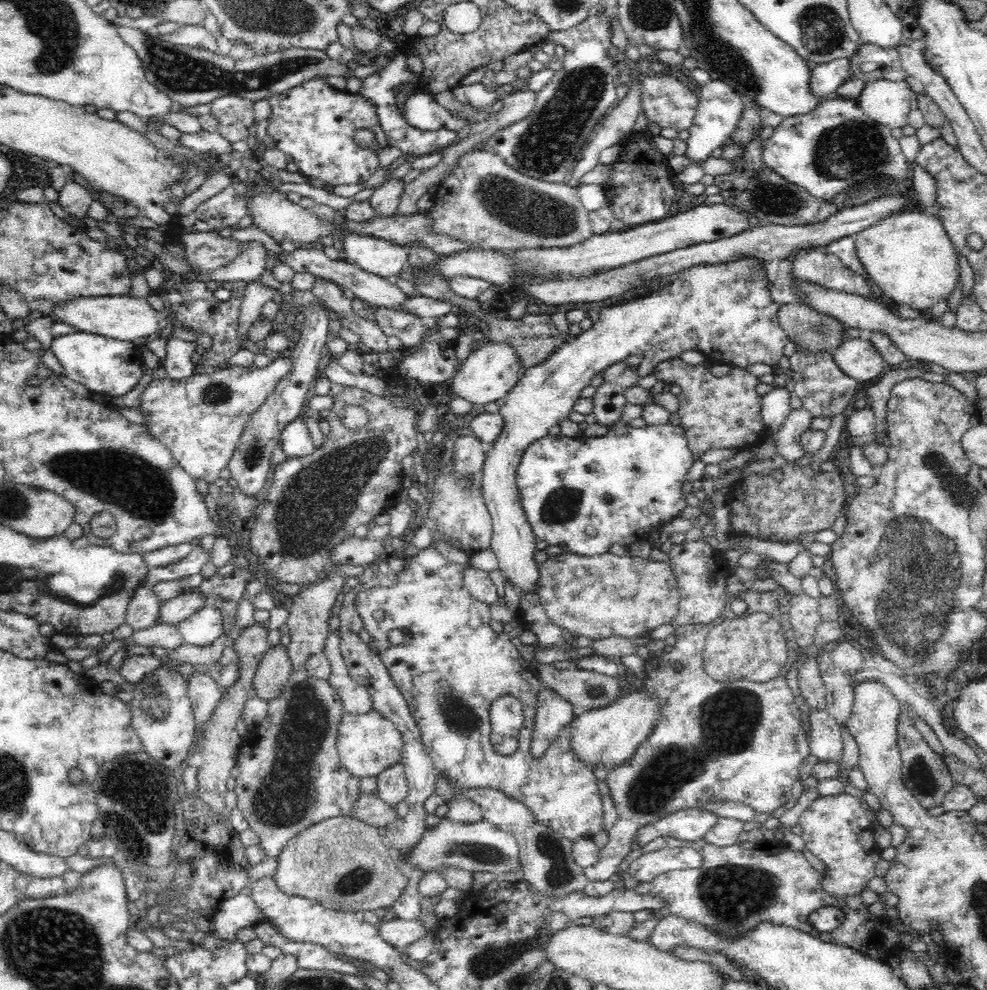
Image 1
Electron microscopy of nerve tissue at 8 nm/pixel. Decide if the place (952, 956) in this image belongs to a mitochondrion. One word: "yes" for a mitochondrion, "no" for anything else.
no

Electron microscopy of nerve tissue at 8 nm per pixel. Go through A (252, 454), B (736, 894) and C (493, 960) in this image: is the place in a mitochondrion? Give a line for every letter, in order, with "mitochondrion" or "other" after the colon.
A: mitochondrion
B: mitochondrion
C: mitochondrion

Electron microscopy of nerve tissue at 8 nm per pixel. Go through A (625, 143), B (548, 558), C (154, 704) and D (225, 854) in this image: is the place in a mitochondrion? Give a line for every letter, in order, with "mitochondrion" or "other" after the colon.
A: other
B: other
C: mitochondrion
D: other

